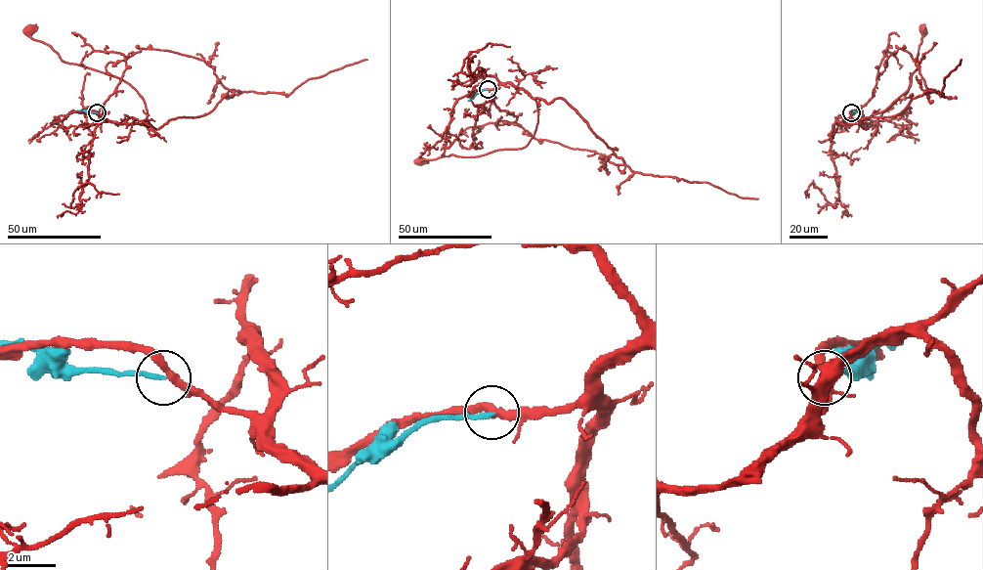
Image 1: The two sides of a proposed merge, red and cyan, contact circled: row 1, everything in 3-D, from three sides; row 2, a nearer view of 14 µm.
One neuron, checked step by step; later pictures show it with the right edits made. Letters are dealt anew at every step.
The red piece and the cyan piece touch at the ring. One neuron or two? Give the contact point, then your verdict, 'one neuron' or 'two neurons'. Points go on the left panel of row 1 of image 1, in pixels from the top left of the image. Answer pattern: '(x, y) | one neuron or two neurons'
(97, 112) | two neurons

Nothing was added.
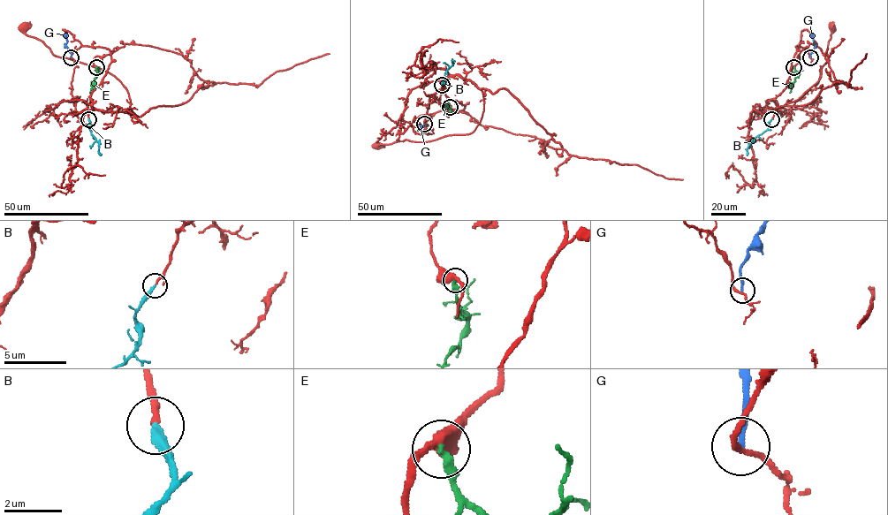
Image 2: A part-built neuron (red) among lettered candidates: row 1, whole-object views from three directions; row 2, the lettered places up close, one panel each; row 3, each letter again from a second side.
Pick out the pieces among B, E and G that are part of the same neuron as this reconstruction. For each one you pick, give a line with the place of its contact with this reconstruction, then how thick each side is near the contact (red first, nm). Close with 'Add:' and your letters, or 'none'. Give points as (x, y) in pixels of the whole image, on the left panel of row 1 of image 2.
B: (88, 119) | 160/300 nm
Add: B

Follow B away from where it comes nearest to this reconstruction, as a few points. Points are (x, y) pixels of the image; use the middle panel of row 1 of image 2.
B: (442, 85), (445, 71), (452, 65), (451, 60), (454, 61)

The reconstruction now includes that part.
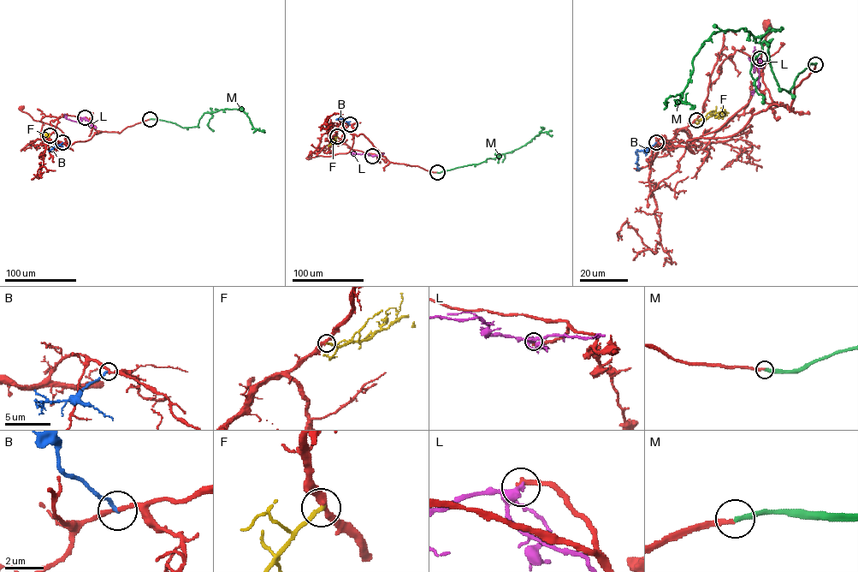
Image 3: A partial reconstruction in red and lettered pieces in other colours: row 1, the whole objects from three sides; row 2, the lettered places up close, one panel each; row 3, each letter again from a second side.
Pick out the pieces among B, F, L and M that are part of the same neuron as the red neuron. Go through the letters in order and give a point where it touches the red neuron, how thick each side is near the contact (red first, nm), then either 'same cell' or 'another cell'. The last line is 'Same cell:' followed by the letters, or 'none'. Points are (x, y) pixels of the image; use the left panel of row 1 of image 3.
B: meets red at (62, 142); 190 nm thick on the red side, 170 nm on the other; another cell
F: meets red at (50, 135); 280 nm thick on the red side, 200 nm on the other; another cell
L: meets red at (85, 117); 280 nm thick on the red side, 280 nm on the other; another cell
M: meets red at (150, 119); 260 nm thick on the red side, 280 nm on the other; same cell
Same cell: M

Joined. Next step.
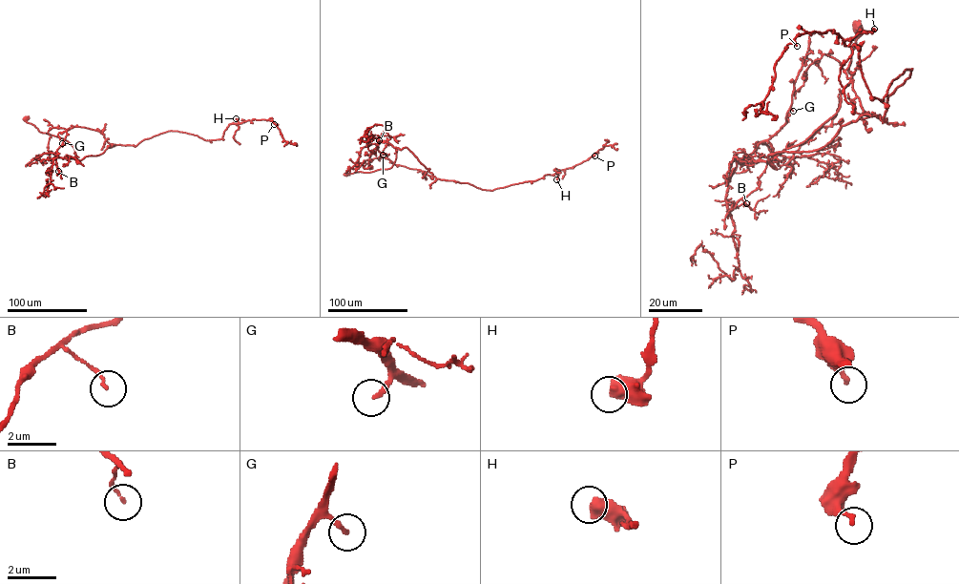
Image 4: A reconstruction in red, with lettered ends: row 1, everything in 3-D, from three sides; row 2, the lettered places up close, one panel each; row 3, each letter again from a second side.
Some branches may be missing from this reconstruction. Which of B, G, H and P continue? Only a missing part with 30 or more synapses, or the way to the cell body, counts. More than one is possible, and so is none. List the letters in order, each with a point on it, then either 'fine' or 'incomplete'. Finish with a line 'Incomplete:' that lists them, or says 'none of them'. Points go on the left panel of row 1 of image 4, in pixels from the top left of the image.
B: (58, 171) | fine
G: (62, 143) | incomplete
H: (236, 118) | fine
P: (274, 124) | fine
Incomplete: G

